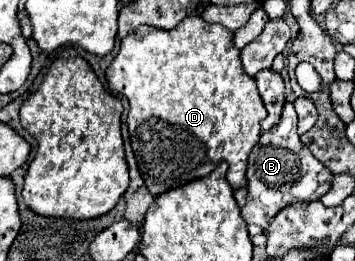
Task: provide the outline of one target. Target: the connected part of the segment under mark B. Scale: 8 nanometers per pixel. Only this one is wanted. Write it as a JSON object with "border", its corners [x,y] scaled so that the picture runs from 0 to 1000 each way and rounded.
{"border":[[[803,391],[792,460],[763,498],[741,506],[730,544],[701,590],[696,644],[696,774],[679,797],[679,828],[696,858],[752,874],[758,843],[803,789],[825,774],[899,766],[932,720],[938,667],[859,567],[837,513],[837,429],[820,391]]]}

